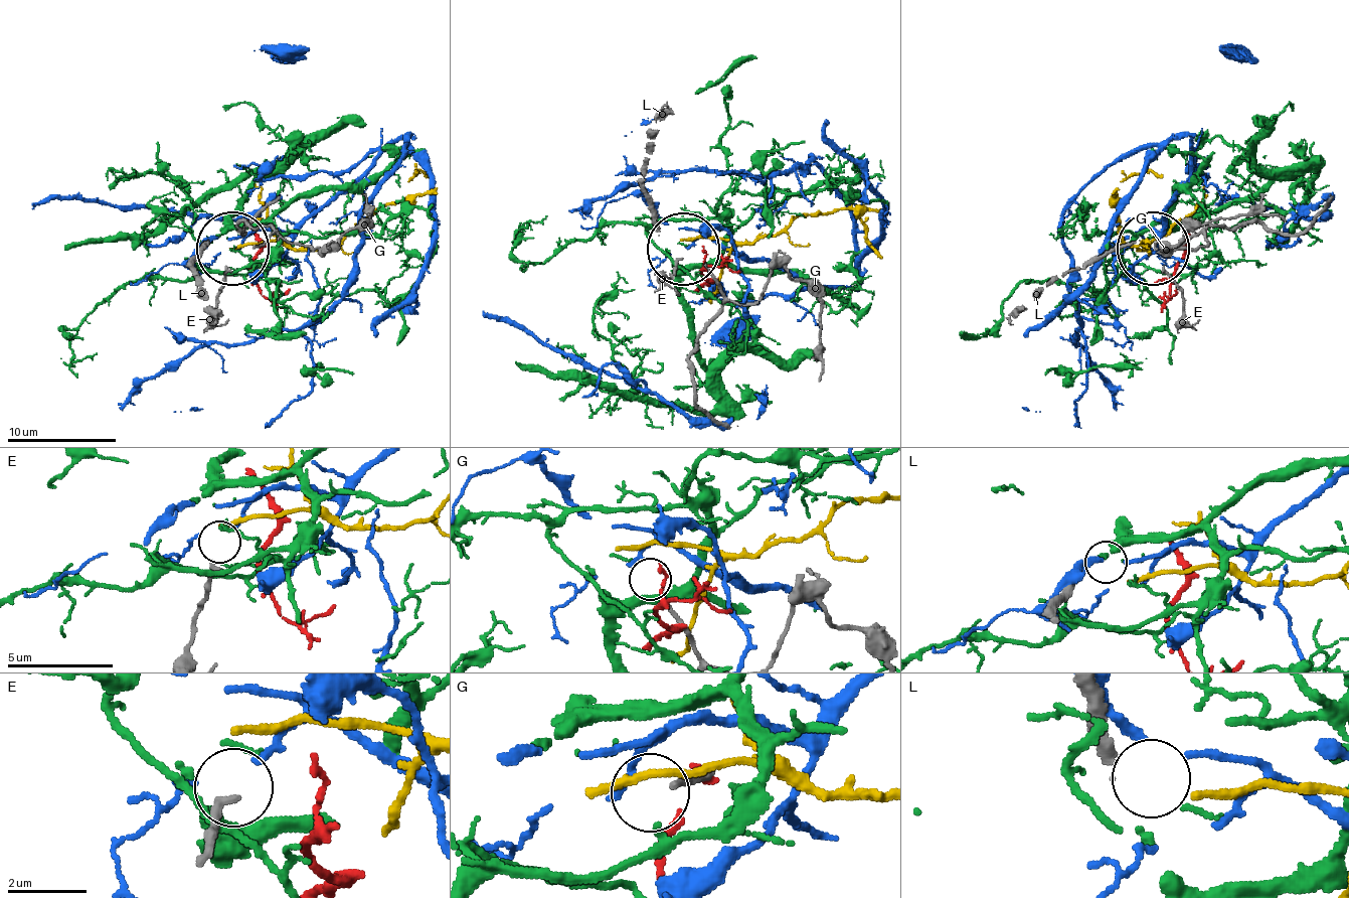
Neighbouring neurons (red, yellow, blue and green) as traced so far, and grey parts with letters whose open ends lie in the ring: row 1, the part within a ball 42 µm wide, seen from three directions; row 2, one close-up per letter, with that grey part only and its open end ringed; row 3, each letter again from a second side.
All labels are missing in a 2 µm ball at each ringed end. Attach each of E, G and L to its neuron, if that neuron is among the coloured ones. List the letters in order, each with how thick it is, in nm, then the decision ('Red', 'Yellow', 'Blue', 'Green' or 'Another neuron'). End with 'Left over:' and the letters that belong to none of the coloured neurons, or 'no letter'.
E: Thickness 240 nm. Blue
G: Thickness 170 nm. Another neuron
L: Thickness 220 nm. Green
Left over: G

